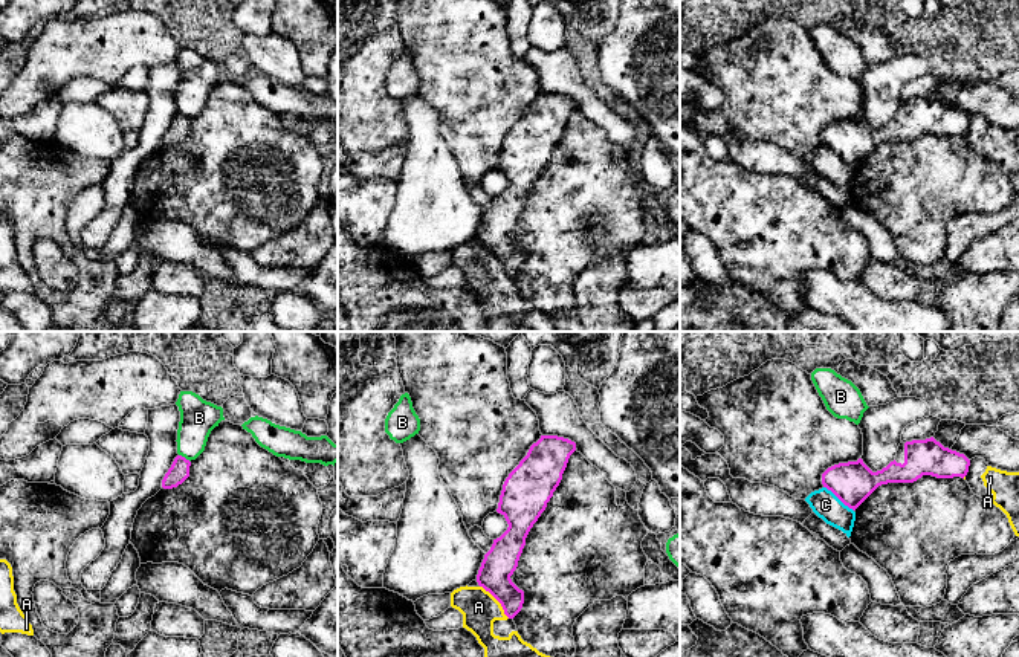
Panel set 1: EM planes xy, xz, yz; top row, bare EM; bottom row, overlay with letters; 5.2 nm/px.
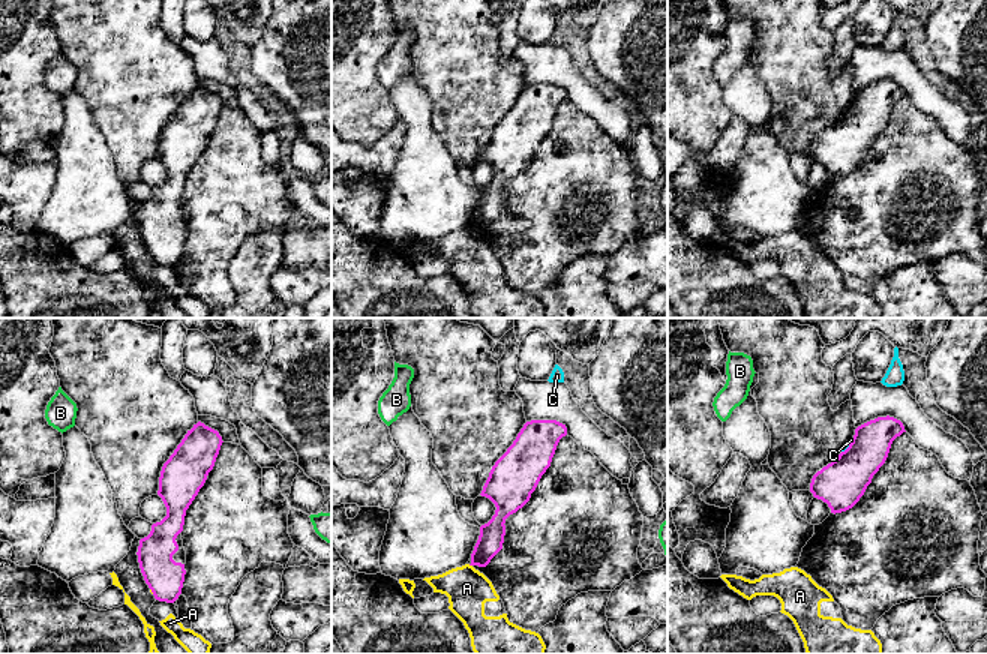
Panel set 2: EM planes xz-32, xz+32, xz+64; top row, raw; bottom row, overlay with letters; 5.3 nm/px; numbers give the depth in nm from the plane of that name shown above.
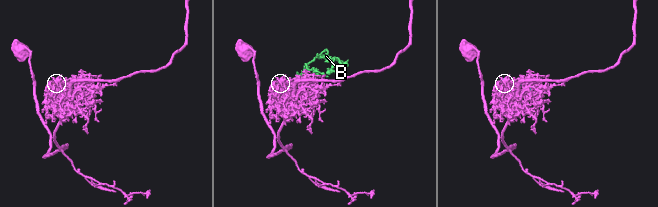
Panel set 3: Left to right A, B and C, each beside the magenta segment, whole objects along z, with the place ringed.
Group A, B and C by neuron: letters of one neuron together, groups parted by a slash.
A / B / C

